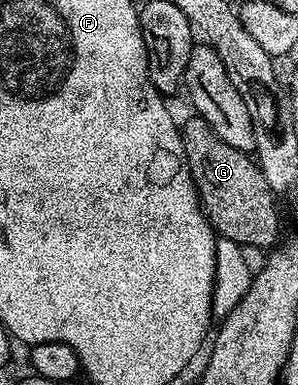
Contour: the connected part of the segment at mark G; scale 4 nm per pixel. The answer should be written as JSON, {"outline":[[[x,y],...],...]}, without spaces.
{"outline":[[[190,116],[185,125],[181,127],[181,142],[184,143],[184,151],[187,155],[188,167],[192,173],[192,179],[197,187],[198,200],[205,212],[205,217],[215,233],[224,240],[235,242],[237,245],[251,249],[251,247],[272,248],[279,239],[279,217],[275,209],[277,195],[271,191],[270,184],[264,178],[262,169],[256,160],[238,148],[228,146],[216,135],[215,131],[202,117]]]}

